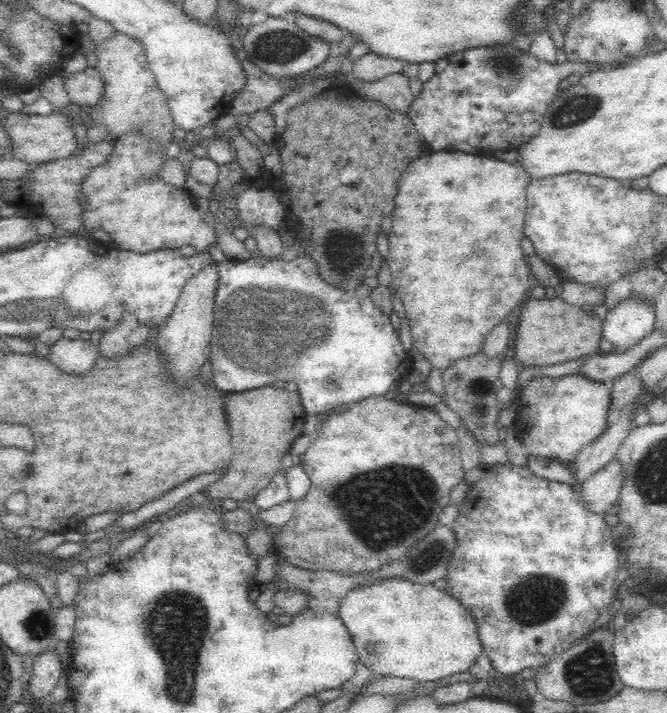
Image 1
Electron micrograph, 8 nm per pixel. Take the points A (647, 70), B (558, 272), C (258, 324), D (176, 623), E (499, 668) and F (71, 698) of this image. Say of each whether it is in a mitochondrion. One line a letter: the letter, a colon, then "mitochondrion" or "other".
A: other
B: other
C: mitochondrion
D: mitochondrion
E: other
F: other

